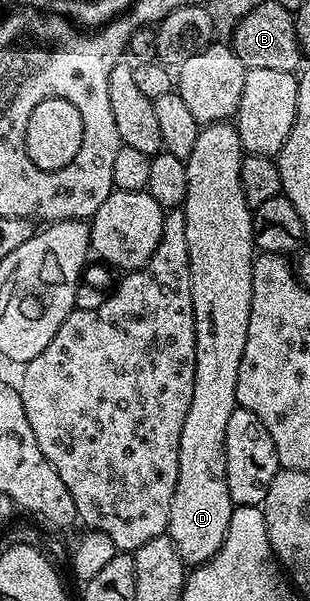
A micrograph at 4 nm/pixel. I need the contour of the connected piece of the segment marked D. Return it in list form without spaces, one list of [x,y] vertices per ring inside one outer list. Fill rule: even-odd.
[[[232,122],[210,123],[202,126],[199,141],[195,141],[195,149],[191,149],[191,157],[185,160],[187,169],[187,197],[183,204],[185,220],[187,221],[187,257],[191,269],[191,301],[193,302],[193,316],[195,317],[195,389],[191,393],[191,405],[187,409],[187,417],[183,421],[183,433],[179,433],[179,477],[175,481],[175,497],[171,497],[171,517],[169,518],[168,536],[175,545],[181,560],[187,565],[200,565],[208,561],[223,545],[227,537],[227,529],[231,521],[234,503],[231,493],[227,489],[227,457],[225,456],[225,442],[227,441],[227,420],[237,405],[237,382],[239,381],[239,361],[243,357],[243,345],[247,345],[247,325],[251,321],[251,293],[253,292],[253,260],[255,248],[253,246],[253,208],[250,207],[243,181],[241,180],[241,161],[243,152],[239,133]]]

